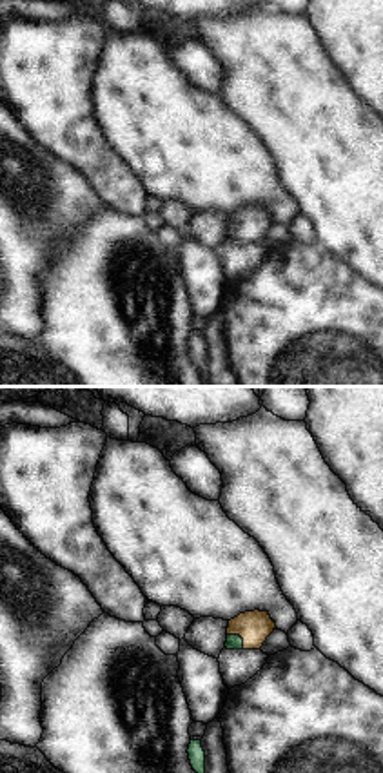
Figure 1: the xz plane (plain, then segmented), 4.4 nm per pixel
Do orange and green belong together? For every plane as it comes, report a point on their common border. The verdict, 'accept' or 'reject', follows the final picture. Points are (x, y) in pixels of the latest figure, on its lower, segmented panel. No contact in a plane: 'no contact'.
(240, 636)

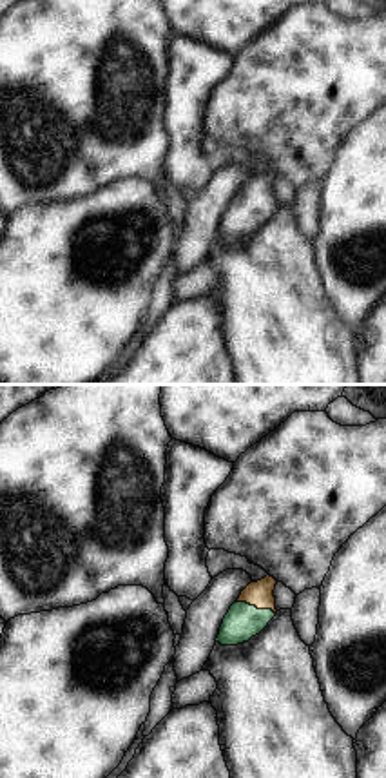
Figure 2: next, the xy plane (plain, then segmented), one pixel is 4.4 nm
(256, 606)

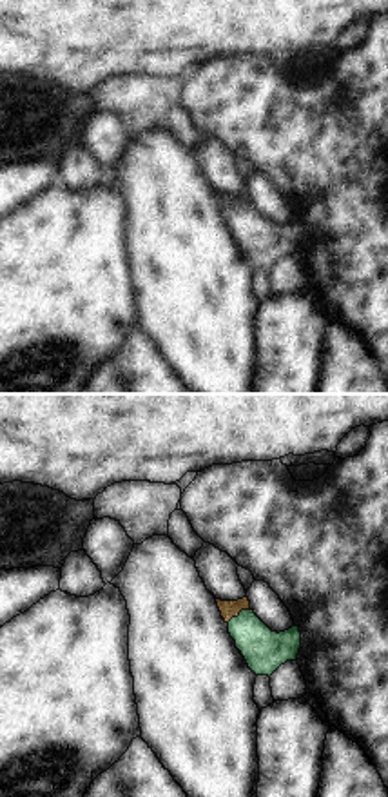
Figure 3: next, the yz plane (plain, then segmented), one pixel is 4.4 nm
(238, 614)

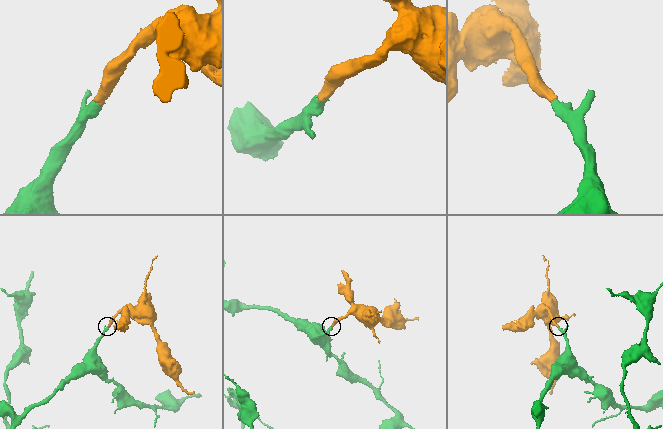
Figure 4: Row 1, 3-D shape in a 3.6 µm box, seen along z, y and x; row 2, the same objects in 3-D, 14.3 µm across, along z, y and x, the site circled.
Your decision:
accept

